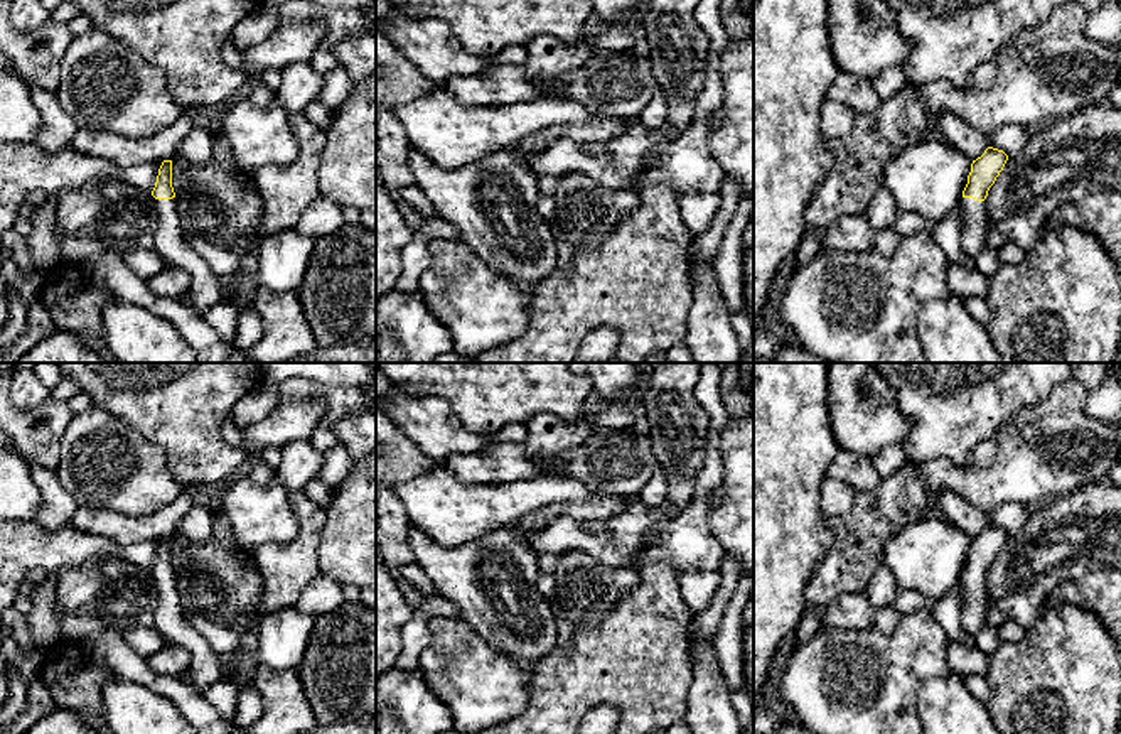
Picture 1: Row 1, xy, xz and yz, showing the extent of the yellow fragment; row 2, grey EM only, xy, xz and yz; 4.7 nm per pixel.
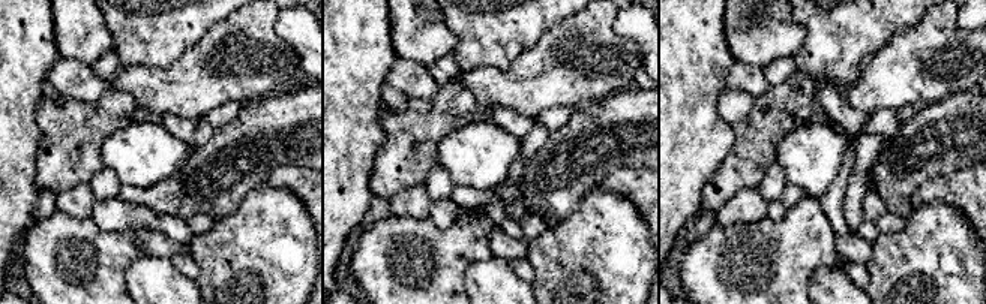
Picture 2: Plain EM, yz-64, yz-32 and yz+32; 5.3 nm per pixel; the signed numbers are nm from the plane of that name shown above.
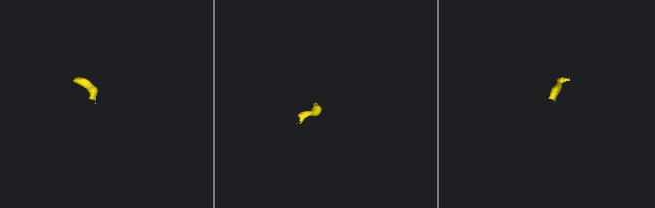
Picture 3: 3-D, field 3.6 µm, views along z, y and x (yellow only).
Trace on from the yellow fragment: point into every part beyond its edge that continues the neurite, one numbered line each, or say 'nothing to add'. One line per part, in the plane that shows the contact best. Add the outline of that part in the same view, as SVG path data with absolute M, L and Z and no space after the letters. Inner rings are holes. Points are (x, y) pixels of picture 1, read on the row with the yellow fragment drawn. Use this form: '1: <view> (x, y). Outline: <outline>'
1: xy (171, 243). Outline: M175 197L155 199L153 206L158 214L158 226L153 241L153 250L162 255L170 267L180 267L190 273L190 300L194 312L204 312L221 299L217 275L209 268L196 250L192 250L180 226Z

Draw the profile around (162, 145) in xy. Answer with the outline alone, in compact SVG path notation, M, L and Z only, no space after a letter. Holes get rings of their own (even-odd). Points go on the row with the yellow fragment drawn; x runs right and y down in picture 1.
M184 108L175 123L150 137L130 138L108 132L79 128L69 148L128 169L145 162L172 160L192 128L189 110Z

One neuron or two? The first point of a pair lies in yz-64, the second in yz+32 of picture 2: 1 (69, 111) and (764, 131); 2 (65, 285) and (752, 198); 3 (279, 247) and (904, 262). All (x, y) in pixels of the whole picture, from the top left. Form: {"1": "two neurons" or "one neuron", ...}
{"1": "one neuron", "2": "two neurons", "3": "one neuron"}

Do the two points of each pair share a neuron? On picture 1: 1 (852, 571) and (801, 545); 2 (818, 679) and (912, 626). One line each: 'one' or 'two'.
1: two
2: one

